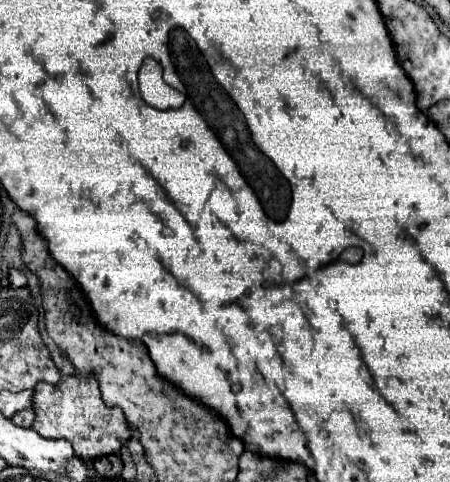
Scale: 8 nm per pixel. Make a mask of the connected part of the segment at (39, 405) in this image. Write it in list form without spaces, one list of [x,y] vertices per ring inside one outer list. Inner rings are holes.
[[[63,376],[59,384],[39,382],[35,386],[35,422],[33,430],[37,430],[45,438],[65,438],[73,444],[77,456],[81,454],[83,460],[91,462],[97,456],[115,454],[129,438],[129,426],[121,412],[121,408],[105,406],[101,400],[97,378],[91,376]],[[123,438],[123,444],[121,440]]]

